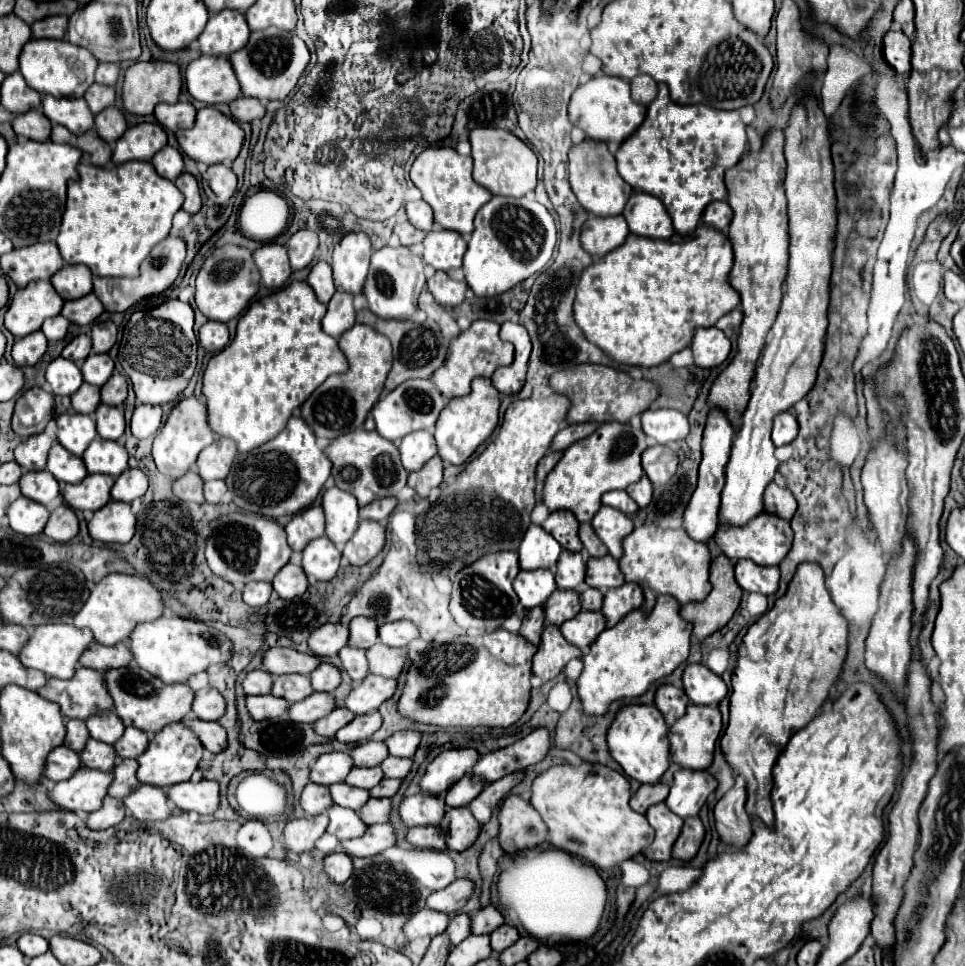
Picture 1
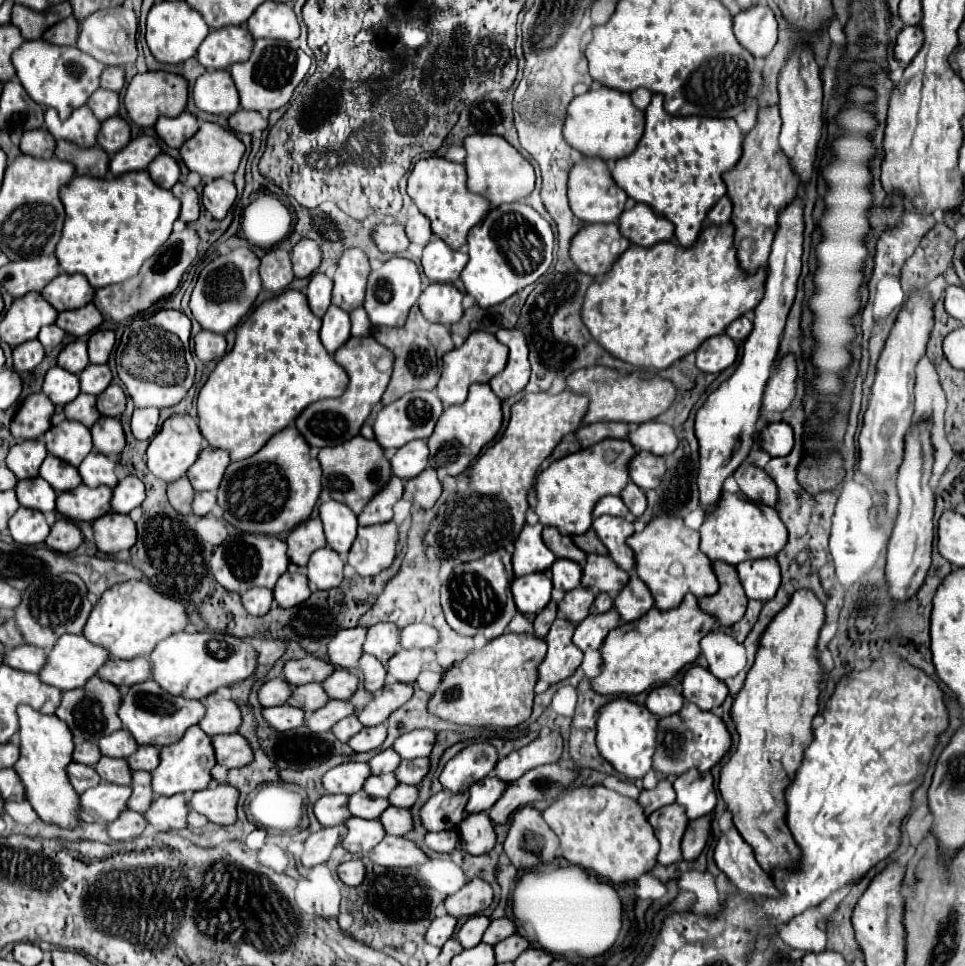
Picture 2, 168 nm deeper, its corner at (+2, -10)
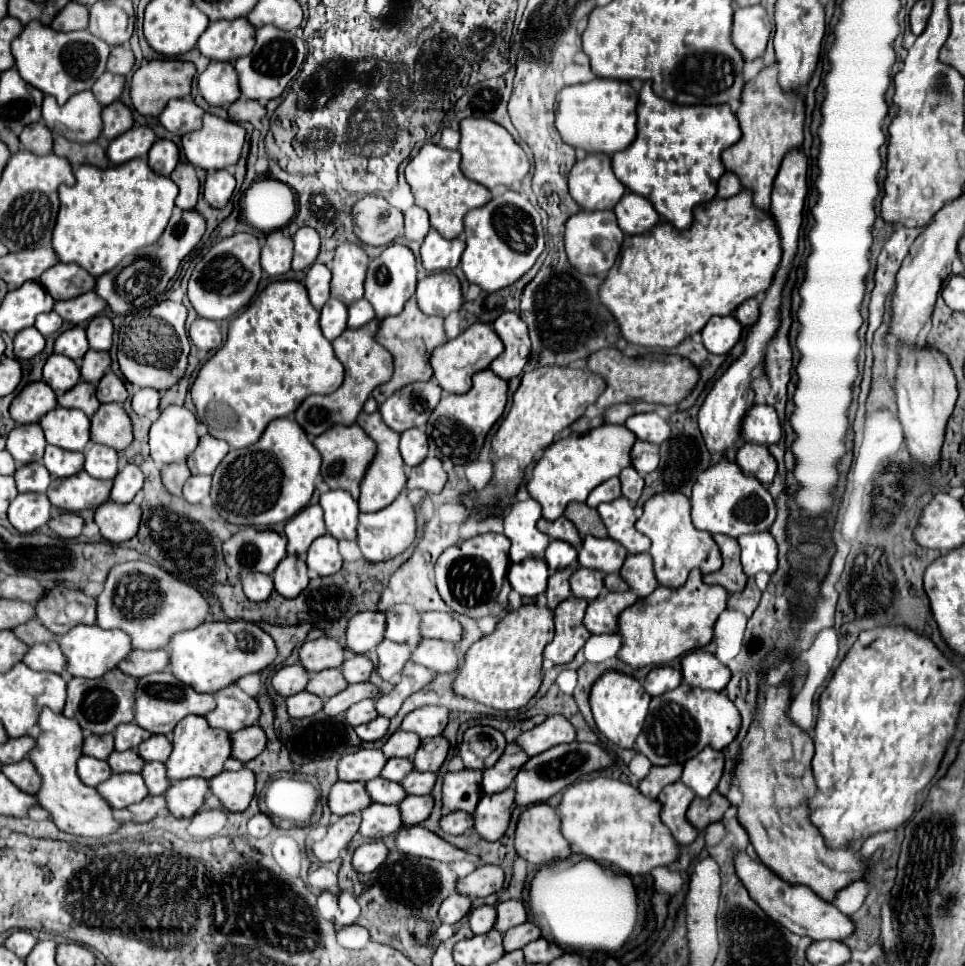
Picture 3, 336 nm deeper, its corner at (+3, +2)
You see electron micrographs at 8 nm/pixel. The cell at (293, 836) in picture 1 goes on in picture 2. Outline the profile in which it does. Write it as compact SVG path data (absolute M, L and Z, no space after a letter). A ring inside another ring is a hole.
M336 825L336 827L324 827L318 833L312 833L306 839L304 853L300 857L304 867L314 867L320 863L326 863L332 849L342 843L342 837L346 837L346 825Z

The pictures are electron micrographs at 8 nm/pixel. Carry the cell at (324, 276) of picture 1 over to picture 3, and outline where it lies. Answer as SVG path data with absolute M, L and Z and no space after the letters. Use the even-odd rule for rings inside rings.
M315 263L305 277L305 287L309 291L309 299L317 311L331 297L329 295L329 281L331 281L331 271L321 263Z

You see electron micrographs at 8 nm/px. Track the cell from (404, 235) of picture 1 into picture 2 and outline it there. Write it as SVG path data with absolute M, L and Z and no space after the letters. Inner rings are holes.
M378 223L372 229L372 239L382 253L398 255L408 249L408 237L404 227L398 223Z

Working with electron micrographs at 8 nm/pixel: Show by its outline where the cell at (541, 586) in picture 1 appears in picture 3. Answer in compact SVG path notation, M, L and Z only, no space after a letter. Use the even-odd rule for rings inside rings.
M527 559L509 567L507 579L521 597L537 597L545 593L549 569L543 559Z

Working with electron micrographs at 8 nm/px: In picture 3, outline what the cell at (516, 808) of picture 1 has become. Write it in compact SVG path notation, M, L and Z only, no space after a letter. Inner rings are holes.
M535 803L519 815L515 851L519 857L537 867L571 855L571 847L559 831L557 811L551 805Z

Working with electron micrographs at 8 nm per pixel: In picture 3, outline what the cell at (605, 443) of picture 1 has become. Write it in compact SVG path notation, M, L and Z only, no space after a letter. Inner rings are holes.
M599 425L583 435L569 435L551 443L543 457L535 463L527 483L529 495L543 507L543 517L555 521L565 513L569 503L585 503L593 487L611 477L617 477L621 469L629 467L629 453L635 439L637 437L623 425Z

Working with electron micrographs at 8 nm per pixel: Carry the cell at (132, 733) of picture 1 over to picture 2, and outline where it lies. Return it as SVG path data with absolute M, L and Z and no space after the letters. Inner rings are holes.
M142 745L138 753L134 753L130 759L126 759L130 769L142 769L142 771L154 771L160 763L160 749L158 747L146 747Z

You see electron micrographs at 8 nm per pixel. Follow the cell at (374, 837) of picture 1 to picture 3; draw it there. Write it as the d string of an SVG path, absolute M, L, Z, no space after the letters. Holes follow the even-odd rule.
M423 825L403 827L395 839L395 847L401 853L409 853L413 857L437 859L437 861L457 861L457 859L469 857L467 851L461 851L461 849L445 843L441 837L427 831Z

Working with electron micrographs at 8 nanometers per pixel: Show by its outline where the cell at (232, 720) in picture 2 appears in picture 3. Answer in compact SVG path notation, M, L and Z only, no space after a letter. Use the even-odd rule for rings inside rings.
M229 685L215 693L217 707L205 715L207 723L223 731L239 731L259 719L259 705L253 697L243 693L237 685Z

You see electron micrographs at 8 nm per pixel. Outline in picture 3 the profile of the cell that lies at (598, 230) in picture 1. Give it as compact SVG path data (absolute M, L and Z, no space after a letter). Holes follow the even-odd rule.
M579 211L565 223L565 251L571 265L587 275L605 275L617 261L621 251L623 231L613 217L613 211Z

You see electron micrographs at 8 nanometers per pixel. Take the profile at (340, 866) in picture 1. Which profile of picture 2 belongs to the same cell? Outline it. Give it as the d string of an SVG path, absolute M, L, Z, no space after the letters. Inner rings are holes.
M350 859L338 867L338 875L348 887L358 887L366 877L366 865L362 859Z

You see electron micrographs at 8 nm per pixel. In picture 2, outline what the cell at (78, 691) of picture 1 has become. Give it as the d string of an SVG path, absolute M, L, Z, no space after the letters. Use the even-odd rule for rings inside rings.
M94 675L84 687L62 693L62 703L56 711L56 717L62 719L70 727L76 743L80 743L80 741L94 741L96 743L100 737L106 737L110 733L122 729L122 721L118 719L120 701L122 701L120 689Z

